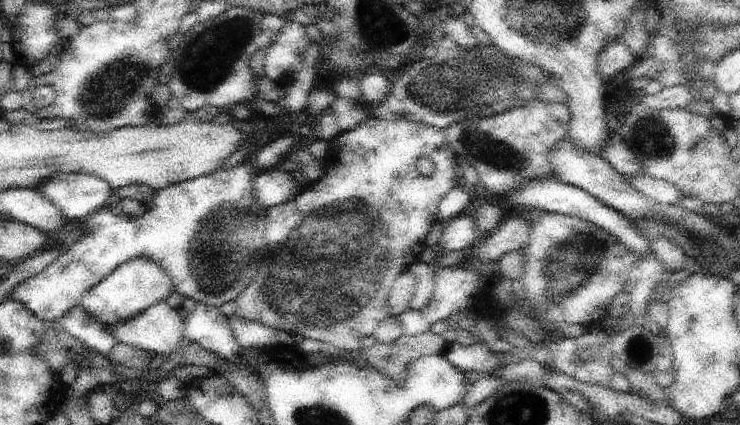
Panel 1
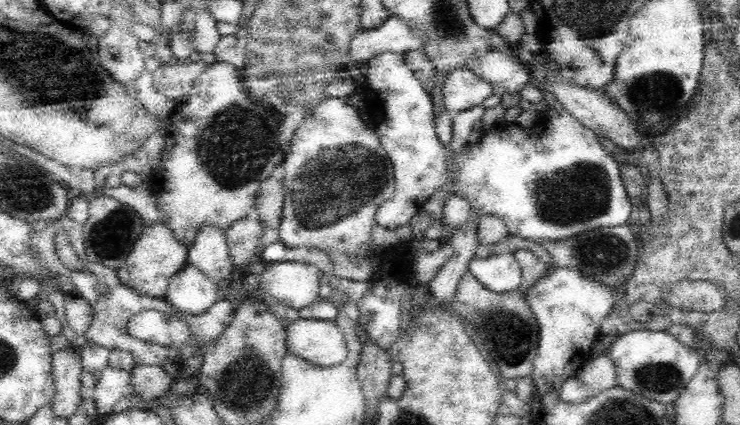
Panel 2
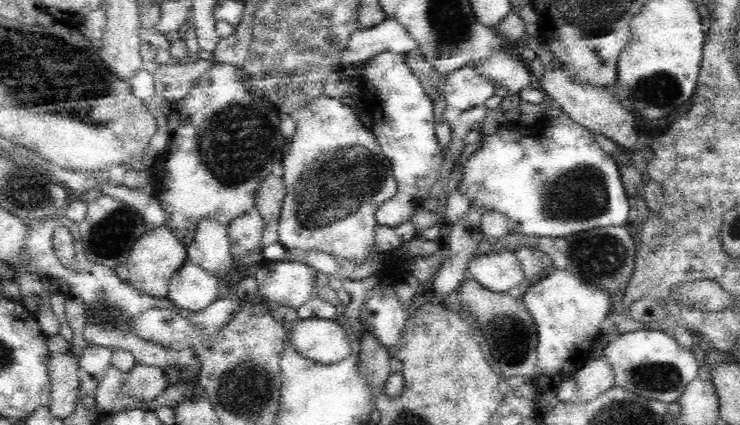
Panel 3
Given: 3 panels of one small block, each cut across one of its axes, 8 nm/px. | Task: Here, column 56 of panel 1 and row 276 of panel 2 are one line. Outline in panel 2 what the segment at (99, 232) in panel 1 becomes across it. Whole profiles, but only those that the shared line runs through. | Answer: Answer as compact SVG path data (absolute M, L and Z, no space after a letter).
M264 261L264 270L259 274L260 292L276 298L279 303L296 311L321 300L319 283L322 267L302 262Z

